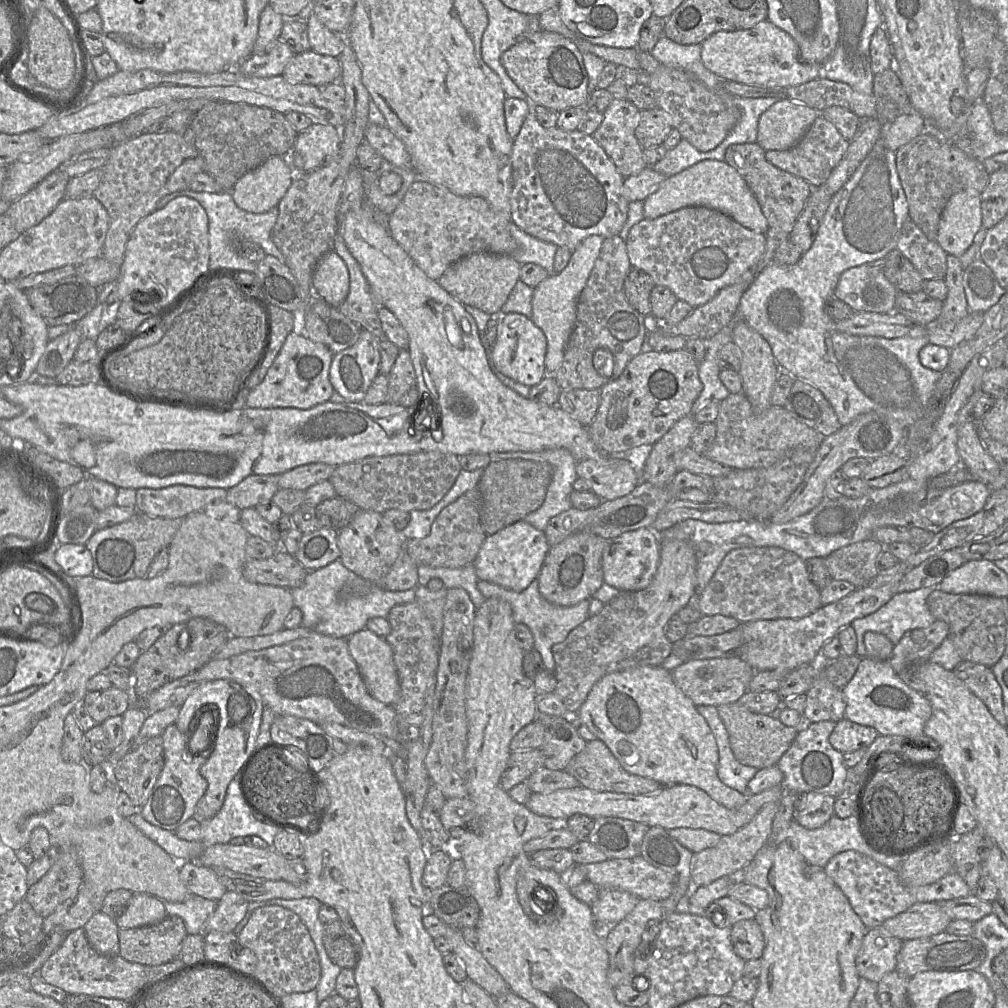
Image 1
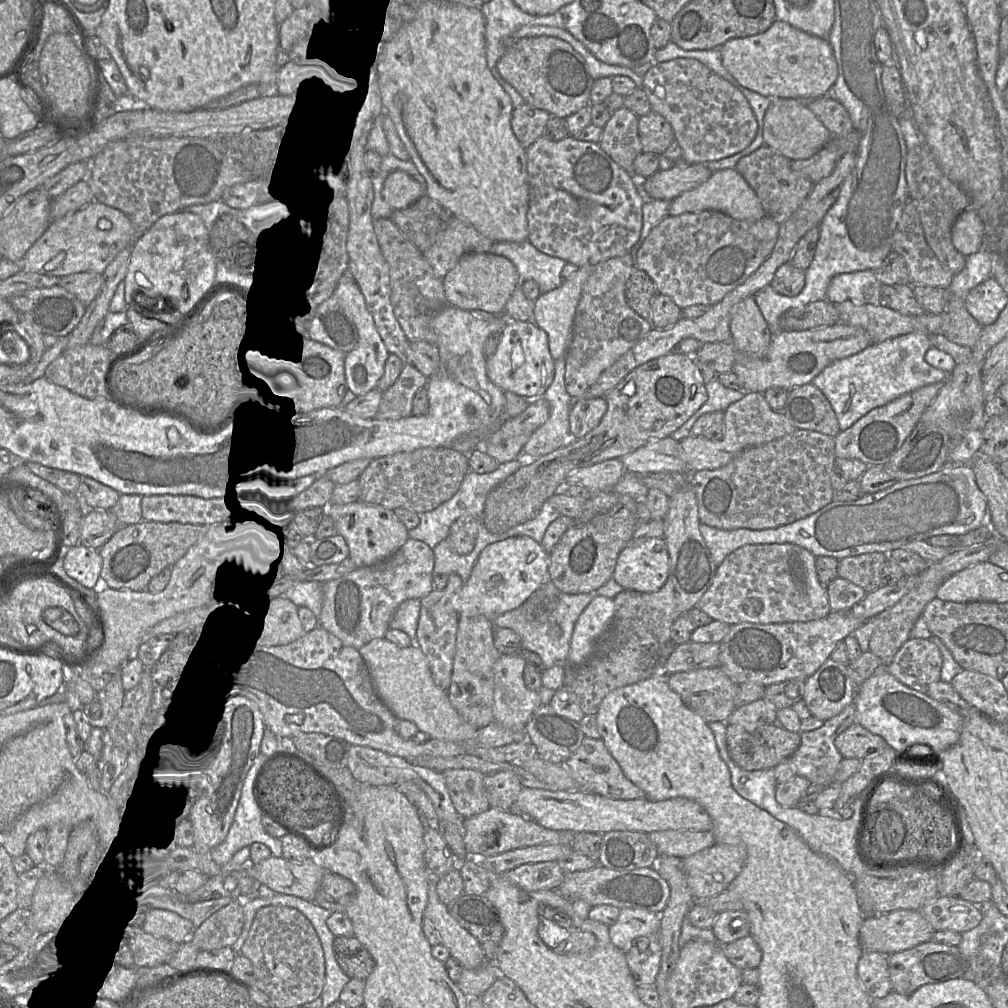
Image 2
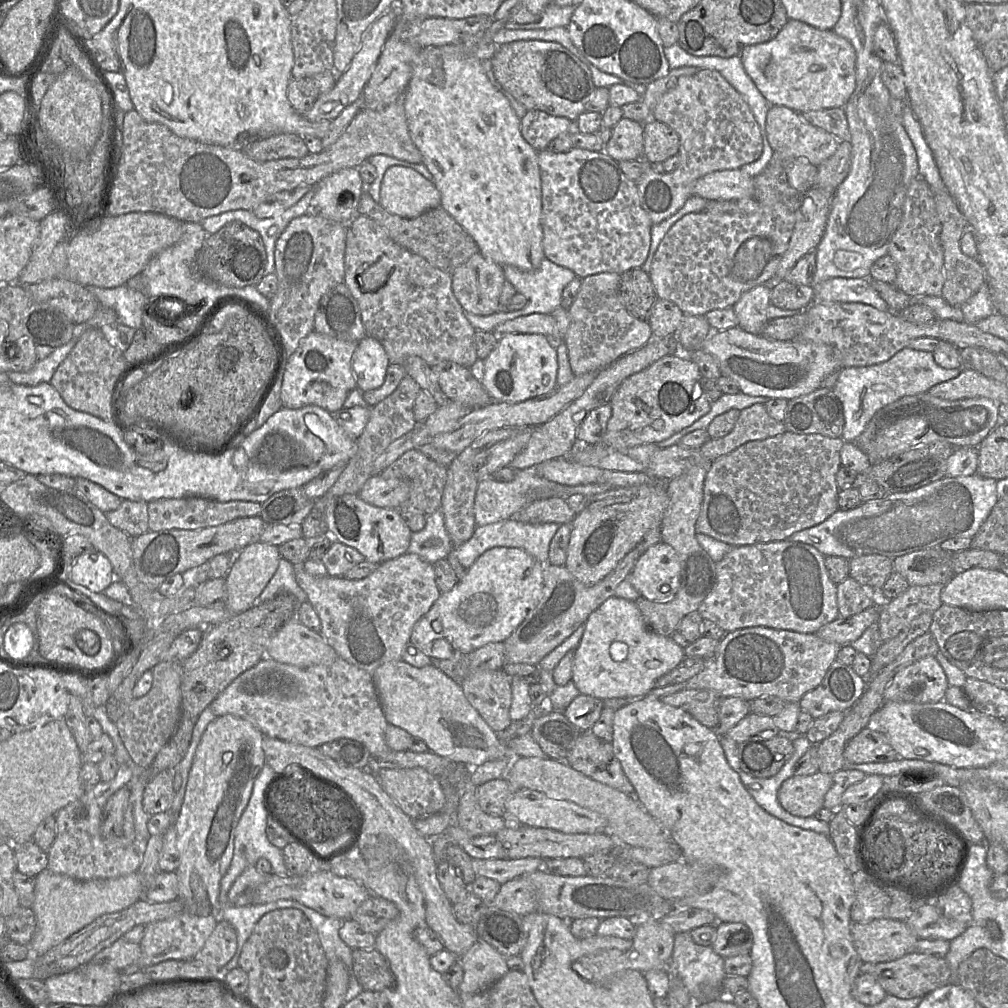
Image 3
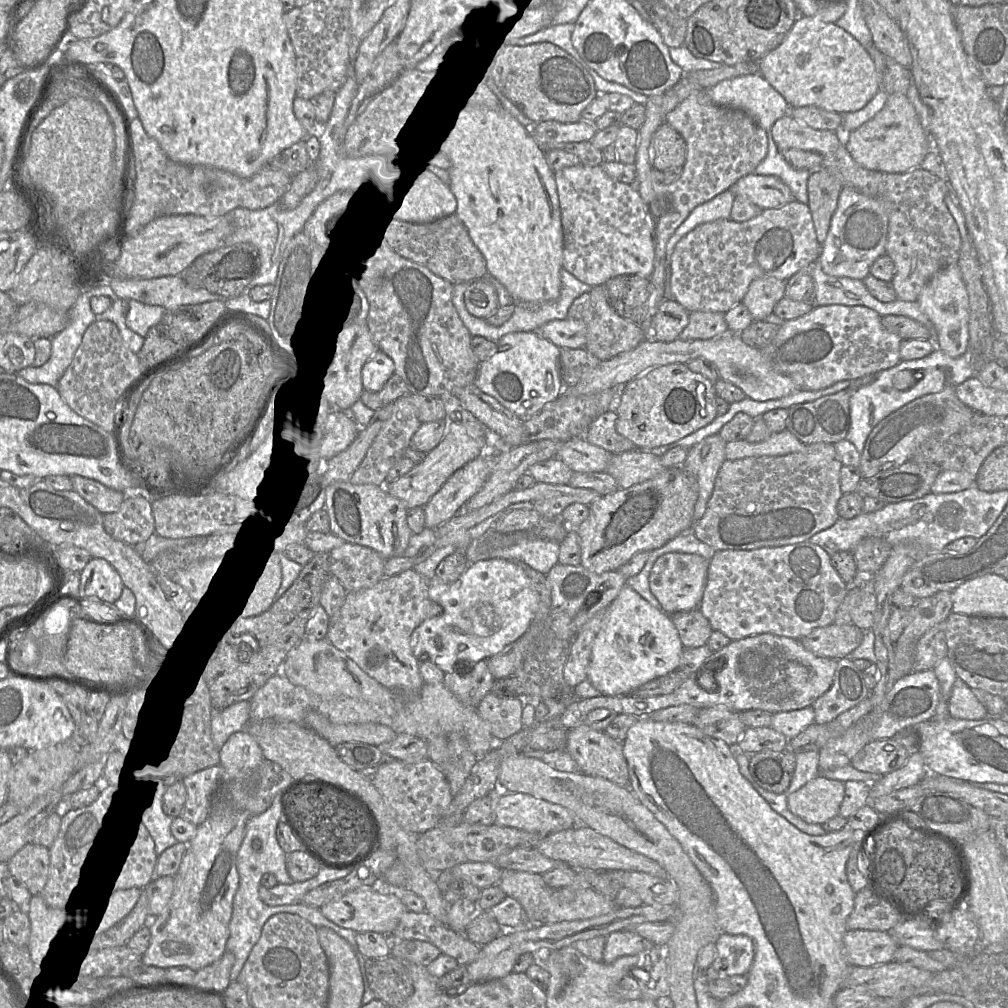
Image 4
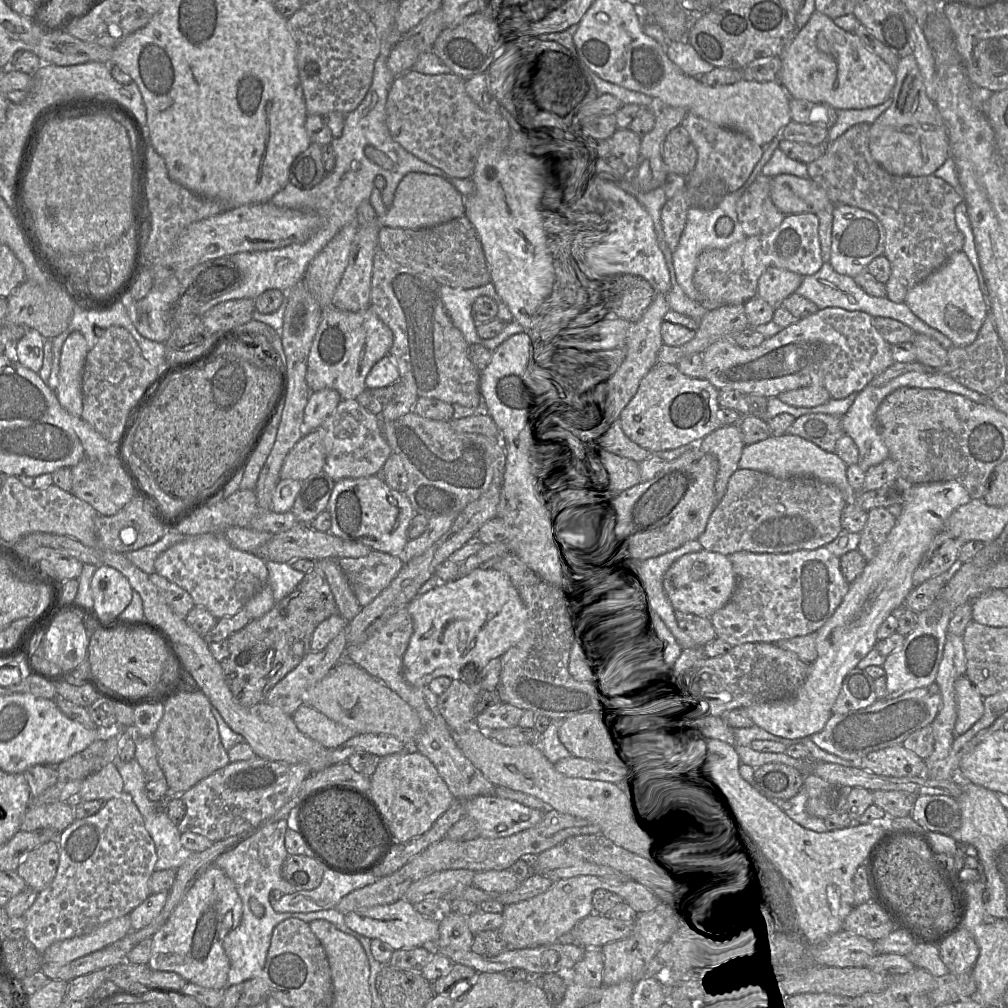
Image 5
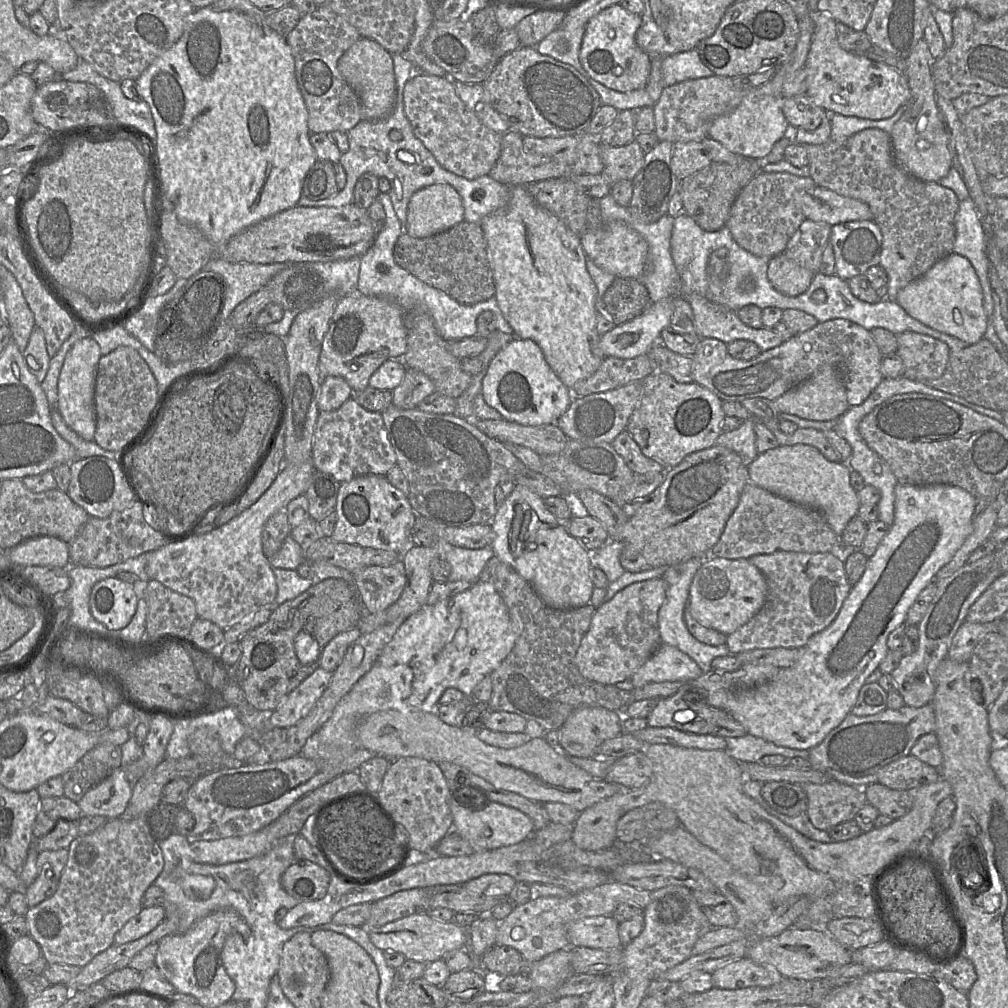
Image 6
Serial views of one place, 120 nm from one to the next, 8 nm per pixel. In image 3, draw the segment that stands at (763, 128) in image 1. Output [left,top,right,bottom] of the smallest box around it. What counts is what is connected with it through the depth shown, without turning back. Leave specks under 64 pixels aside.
[766,105,839,166]

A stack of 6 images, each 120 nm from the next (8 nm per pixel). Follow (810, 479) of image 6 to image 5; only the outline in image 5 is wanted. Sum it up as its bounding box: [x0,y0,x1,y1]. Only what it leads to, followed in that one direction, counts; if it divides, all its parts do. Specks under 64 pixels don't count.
[738,435,858,504]

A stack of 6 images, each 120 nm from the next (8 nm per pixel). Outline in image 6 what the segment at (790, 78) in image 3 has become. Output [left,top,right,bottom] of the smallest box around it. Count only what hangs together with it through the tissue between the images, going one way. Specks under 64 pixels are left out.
[804,12,910,120]

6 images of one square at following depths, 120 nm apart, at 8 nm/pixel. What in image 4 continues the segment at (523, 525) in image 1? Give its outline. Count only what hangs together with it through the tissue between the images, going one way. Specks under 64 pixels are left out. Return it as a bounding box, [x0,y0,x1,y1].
[410,558,539,673]

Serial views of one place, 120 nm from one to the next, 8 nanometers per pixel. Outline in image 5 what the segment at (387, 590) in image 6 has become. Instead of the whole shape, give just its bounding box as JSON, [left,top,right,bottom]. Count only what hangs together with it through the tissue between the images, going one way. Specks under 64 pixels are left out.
[337,549,404,607]

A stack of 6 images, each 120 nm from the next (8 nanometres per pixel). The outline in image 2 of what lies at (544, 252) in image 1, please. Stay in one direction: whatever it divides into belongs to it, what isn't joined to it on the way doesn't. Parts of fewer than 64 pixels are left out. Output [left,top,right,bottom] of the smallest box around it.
[489,241,567,294]

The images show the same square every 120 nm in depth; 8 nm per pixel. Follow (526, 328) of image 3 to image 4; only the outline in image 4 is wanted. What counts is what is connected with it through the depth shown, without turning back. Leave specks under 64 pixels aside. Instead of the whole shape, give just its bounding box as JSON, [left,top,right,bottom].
[538,318,586,349]

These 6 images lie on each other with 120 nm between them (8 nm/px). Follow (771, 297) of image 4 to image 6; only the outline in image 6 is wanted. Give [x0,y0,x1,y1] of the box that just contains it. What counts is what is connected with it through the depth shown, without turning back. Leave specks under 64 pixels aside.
[767,254,815,296]

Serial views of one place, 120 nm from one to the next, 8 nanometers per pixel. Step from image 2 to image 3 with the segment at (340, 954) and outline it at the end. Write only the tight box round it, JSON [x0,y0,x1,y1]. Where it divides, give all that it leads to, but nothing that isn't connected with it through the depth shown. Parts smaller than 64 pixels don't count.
[351,949,395,993]

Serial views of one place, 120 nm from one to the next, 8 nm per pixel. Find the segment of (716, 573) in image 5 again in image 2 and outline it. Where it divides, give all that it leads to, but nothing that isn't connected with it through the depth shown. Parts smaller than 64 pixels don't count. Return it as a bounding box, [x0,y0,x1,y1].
[612,538,669,593]

